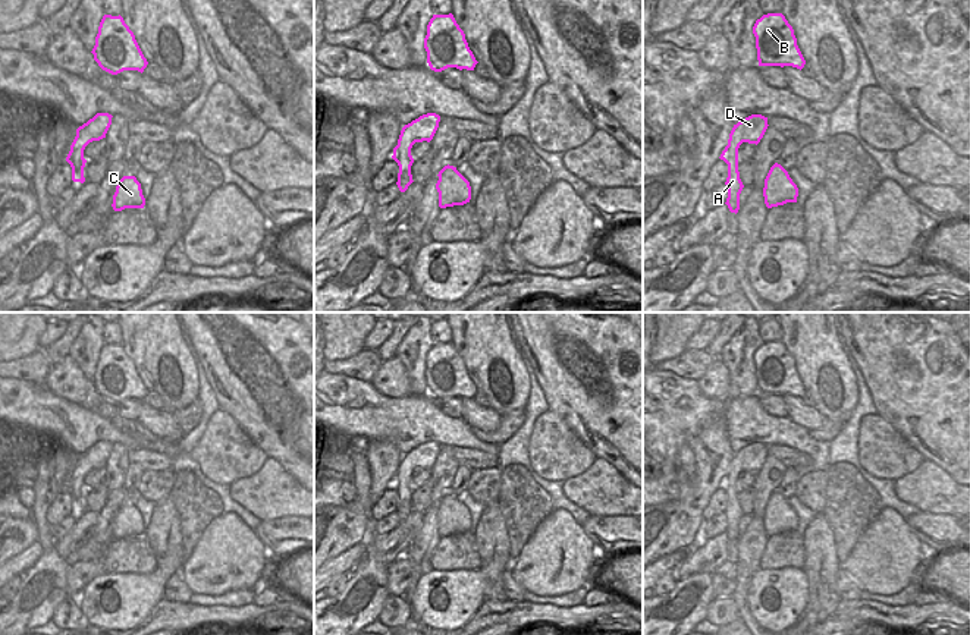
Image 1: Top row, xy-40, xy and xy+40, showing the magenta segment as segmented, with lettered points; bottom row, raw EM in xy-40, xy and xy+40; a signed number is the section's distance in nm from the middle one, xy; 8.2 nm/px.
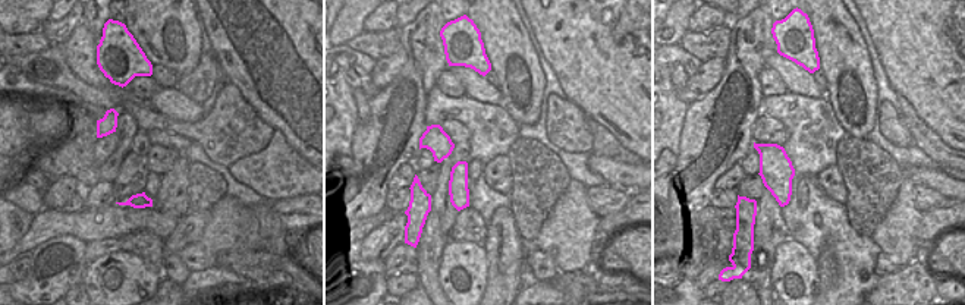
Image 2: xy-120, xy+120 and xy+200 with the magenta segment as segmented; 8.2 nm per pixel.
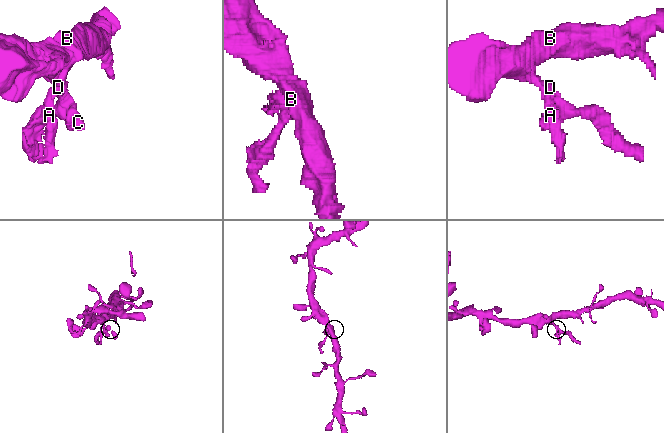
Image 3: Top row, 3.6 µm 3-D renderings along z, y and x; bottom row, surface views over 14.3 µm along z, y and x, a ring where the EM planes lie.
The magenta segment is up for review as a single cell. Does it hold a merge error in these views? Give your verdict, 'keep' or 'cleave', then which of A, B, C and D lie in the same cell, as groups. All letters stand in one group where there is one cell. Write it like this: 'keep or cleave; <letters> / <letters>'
keep; A B C D

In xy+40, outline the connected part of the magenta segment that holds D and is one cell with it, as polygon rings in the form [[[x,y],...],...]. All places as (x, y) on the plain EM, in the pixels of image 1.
[[[751,443],[737,453],[734,453],[728,474],[721,482],[721,488],[728,493],[728,506],[726,506],[726,518],[728,526],[726,534],[731,541],[738,541],[740,538],[740,522],[744,516],[740,500],[738,500],[738,477],[743,471],[759,472],[767,458],[767,446],[762,443]]]

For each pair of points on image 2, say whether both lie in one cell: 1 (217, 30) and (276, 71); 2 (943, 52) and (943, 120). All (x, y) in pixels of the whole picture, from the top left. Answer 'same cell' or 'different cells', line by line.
1: same cell
2: same cell

